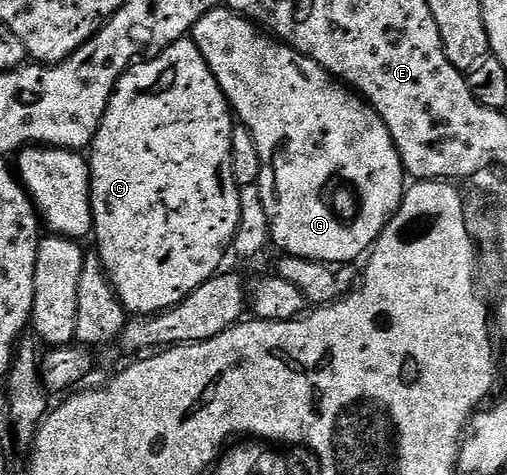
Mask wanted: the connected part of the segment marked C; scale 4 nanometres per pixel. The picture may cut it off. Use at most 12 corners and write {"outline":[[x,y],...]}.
{"outline":[[191,40],[116,81],[92,228],[132,316],[221,273],[234,111]]}

